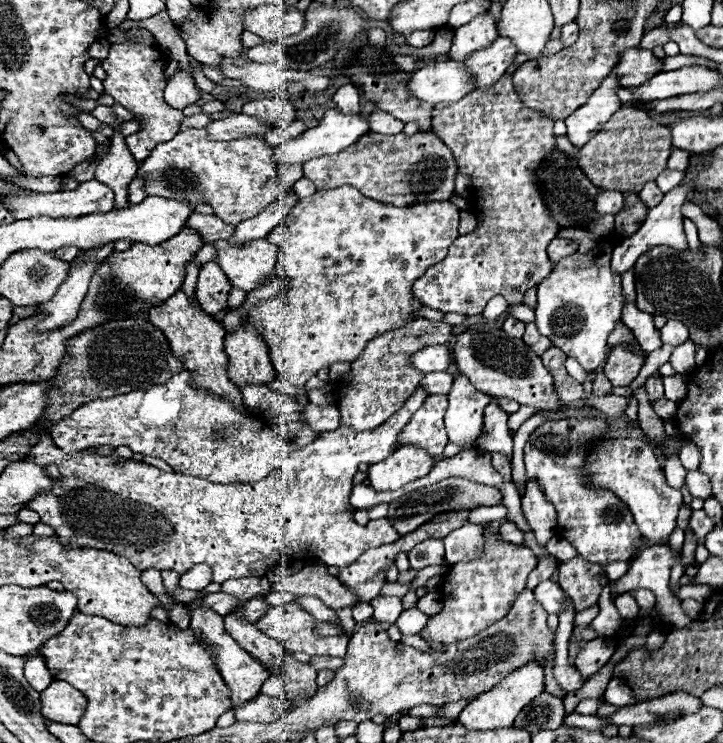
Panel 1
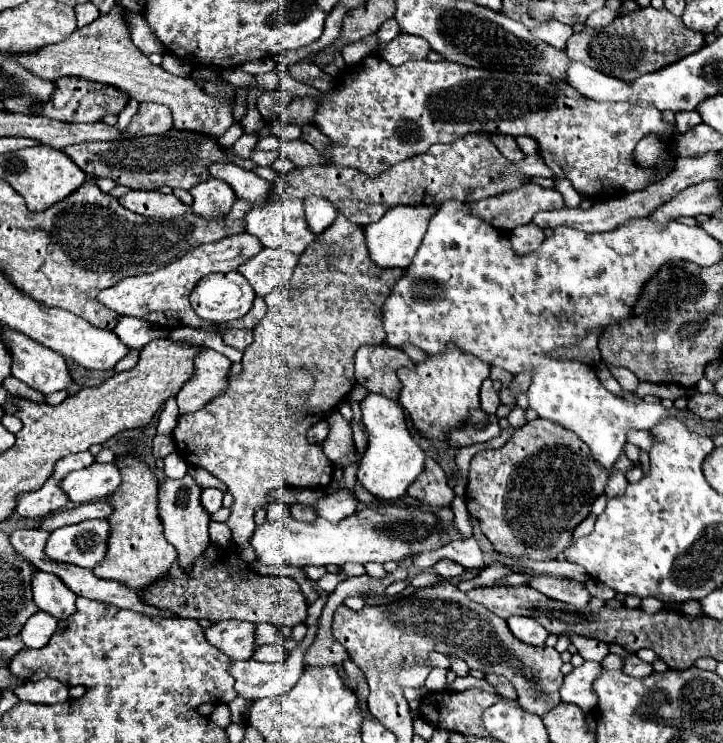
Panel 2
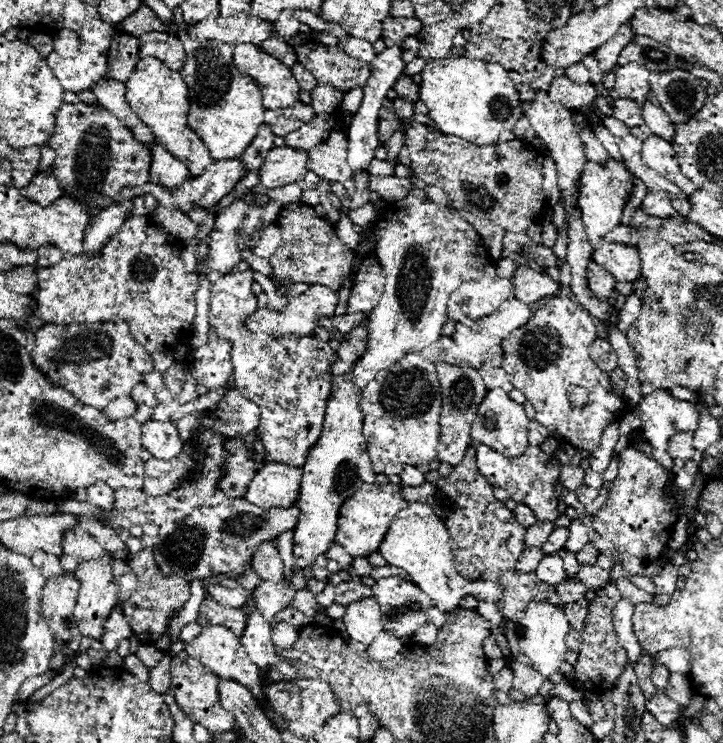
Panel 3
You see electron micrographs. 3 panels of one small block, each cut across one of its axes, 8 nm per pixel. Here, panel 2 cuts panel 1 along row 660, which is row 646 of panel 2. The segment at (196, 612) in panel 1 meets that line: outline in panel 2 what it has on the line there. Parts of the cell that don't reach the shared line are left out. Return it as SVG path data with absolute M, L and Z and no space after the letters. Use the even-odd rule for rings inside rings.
M224 620L206 630L206 638L218 650L222 650L232 660L248 660L258 648L256 644L256 624Z

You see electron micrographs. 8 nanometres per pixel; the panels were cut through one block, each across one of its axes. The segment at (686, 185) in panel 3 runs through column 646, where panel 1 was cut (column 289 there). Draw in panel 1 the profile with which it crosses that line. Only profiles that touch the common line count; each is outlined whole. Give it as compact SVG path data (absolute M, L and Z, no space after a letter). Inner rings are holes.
M330 108L330 110L326 110L324 118L320 120L320 124L316 128L310 128L310 130L302 132L300 136L290 138L282 146L278 146L274 150L274 162L276 162L276 166L290 166L290 164L308 162L318 156L338 154L340 150L346 150L350 144L354 144L366 132L368 132L368 120L364 116L360 116L360 114L350 116L350 114L342 114L338 108Z

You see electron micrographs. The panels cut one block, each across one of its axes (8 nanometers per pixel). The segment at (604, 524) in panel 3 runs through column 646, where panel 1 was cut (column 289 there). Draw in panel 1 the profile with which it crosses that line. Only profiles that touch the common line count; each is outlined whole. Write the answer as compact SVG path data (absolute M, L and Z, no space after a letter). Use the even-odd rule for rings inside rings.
M416 388L416 392L408 398L408 402L400 408L400 412L392 414L392 418L384 420L374 430L348 430L348 426L338 426L334 432L324 432L316 442L292 452L280 468L270 472L260 482L246 484L214 484L204 478L186 476L178 472L164 472L160 468L138 464L134 460L126 460L114 464L110 456L98 456L90 452L74 452L66 454L54 446L48 434L40 434L40 442L30 448L30 454L24 458L26 462L34 462L38 466L56 464L62 472L62 480L56 482L52 492L36 496L28 508L36 510L44 524L50 524L56 530L60 542L68 548L102 548L114 554L128 558L140 572L148 568L156 570L174 570L184 574L192 564L208 564L214 572L212 582L222 584L230 578L254 578L264 576L276 562L298 560L298 558L318 558L328 566L350 566L356 562L360 554L370 548L380 548L396 542L400 536L392 528L386 518L370 520L370 526L360 526L354 522L354 508L350 506L350 490L352 476L358 472L358 466L376 464L388 458L394 450L400 448L398 434L404 430L408 420L424 400L428 392L424 388Z

